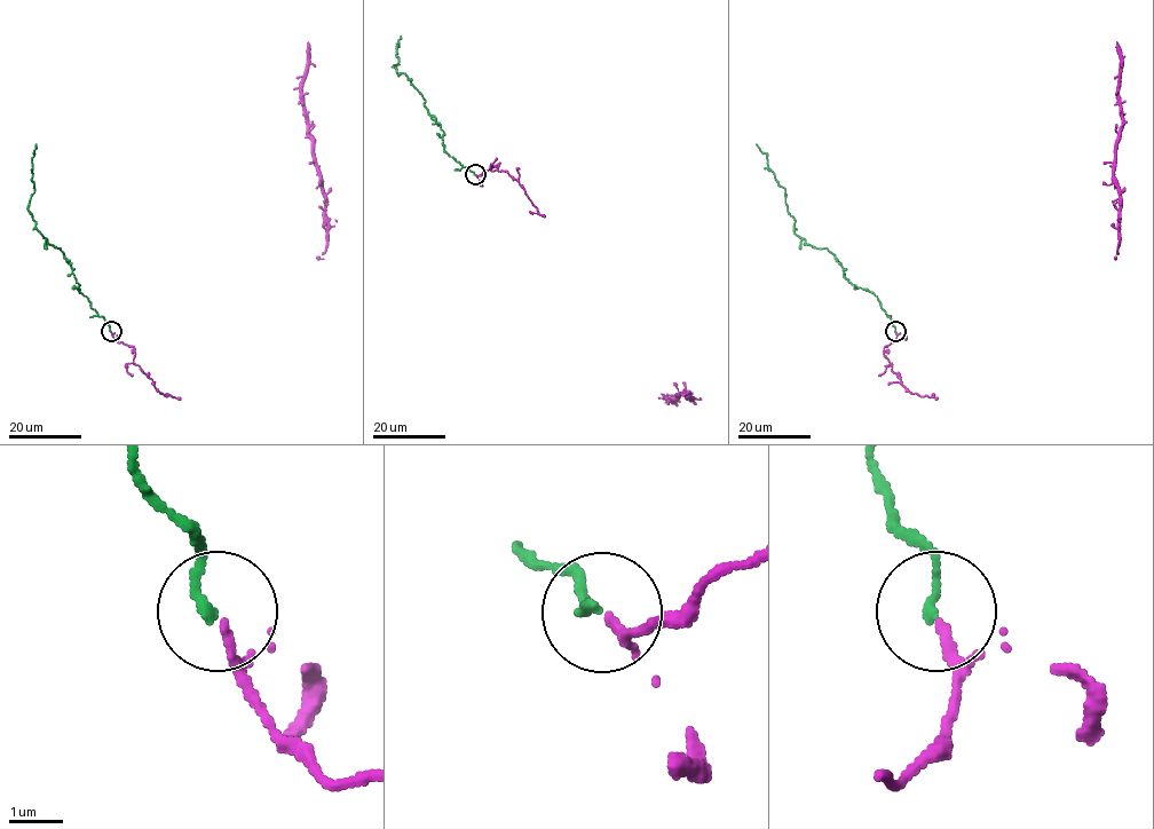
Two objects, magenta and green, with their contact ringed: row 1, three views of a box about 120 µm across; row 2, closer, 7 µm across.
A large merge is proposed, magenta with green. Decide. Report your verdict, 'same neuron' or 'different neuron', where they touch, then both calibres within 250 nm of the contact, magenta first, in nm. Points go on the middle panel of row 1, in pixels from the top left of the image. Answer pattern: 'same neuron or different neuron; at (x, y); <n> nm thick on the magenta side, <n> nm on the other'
same neuron; at (475, 174); 150 nm thick on the magenta side, 170 nm on the other

